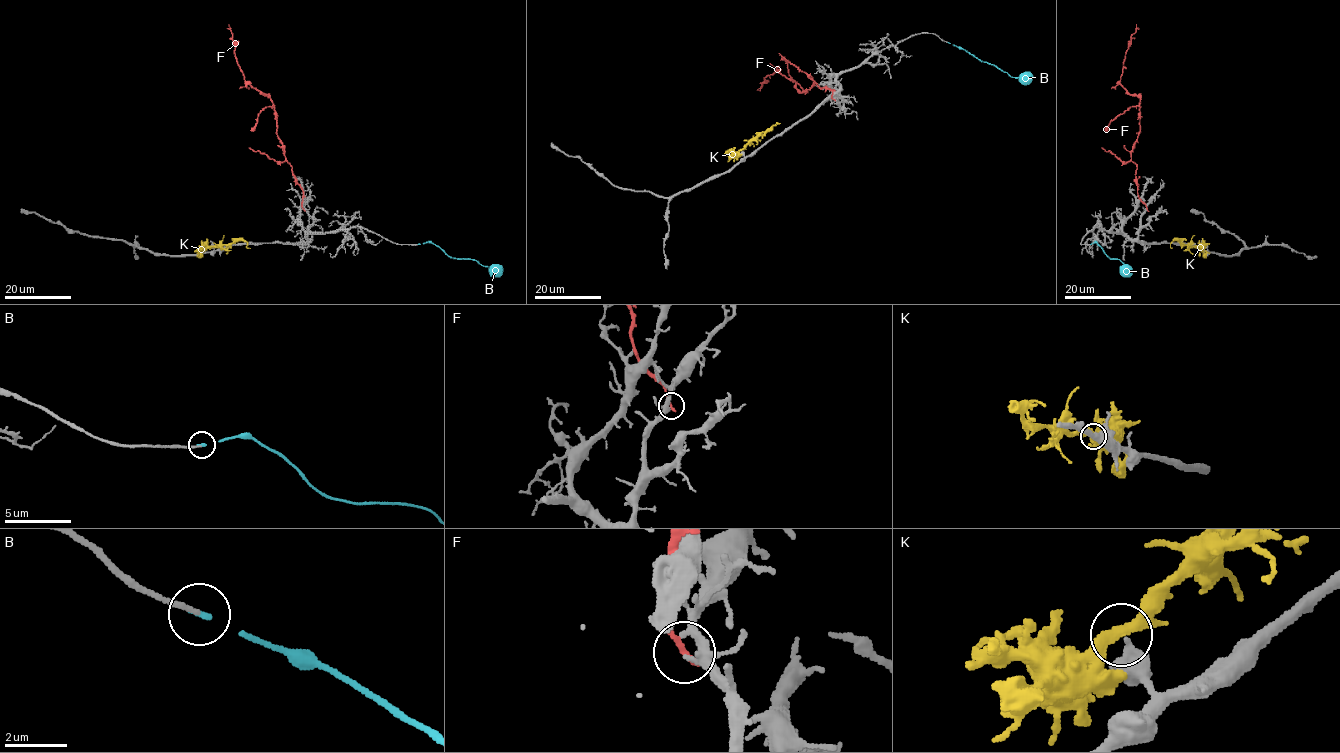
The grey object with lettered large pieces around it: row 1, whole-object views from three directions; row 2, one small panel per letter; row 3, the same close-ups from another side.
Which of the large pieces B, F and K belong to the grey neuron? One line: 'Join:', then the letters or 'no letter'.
Join: B

